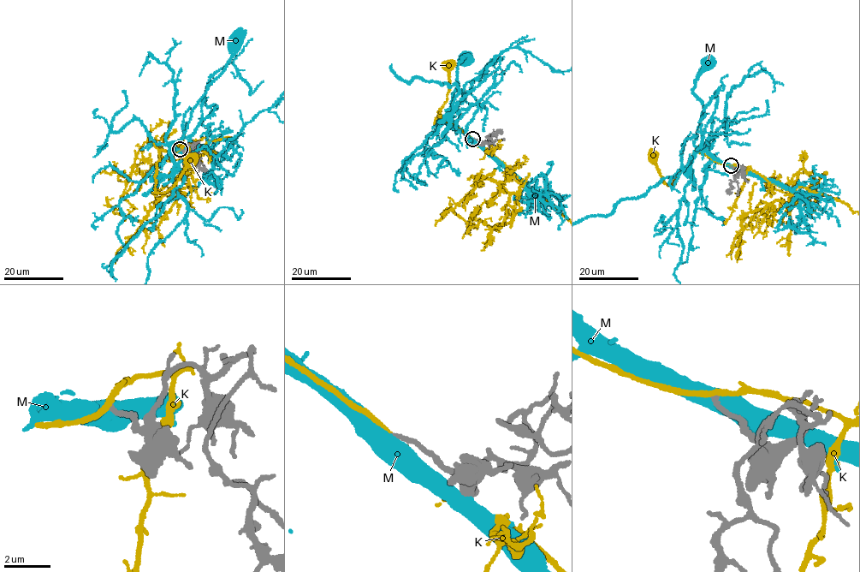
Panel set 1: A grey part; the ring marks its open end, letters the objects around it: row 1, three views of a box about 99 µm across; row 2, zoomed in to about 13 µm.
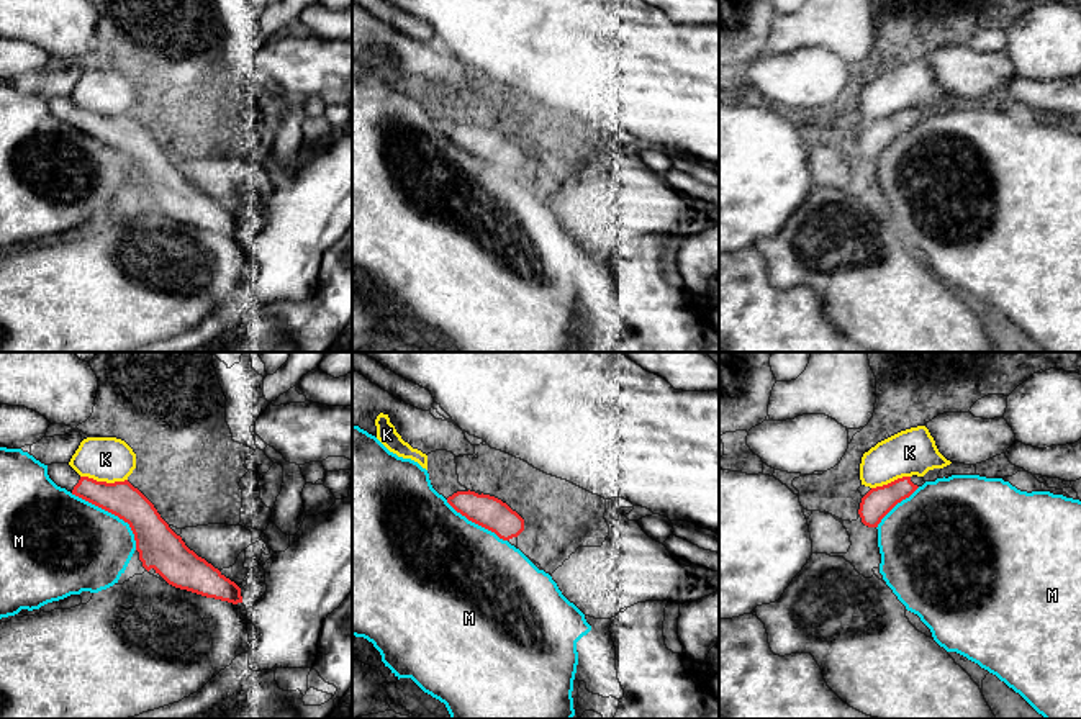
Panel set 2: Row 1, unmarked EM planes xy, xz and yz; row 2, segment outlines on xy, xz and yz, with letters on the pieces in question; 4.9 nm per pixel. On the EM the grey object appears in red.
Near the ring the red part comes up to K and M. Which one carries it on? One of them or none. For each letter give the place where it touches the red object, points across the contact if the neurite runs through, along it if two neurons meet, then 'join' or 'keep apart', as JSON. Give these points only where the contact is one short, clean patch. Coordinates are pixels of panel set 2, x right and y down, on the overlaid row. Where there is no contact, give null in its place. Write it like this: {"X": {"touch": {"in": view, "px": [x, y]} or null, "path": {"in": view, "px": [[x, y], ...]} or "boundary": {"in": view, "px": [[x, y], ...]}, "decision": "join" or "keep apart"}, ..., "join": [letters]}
{"K": {"touch": {"in": "xy", "px": [104, 482]}, "boundary": {"in": "xy", "px": [[81, 475], [107, 482], [126, 480]]}, "decision": "keep apart"}, "M": {"touch": {"in": "xy", "px": [112, 513]}, "boundary": {"in": "xy", "px": [[71, 493], [122, 518], [133, 534], [136, 549]]}, "decision": "keep apart"}, "join": []}

